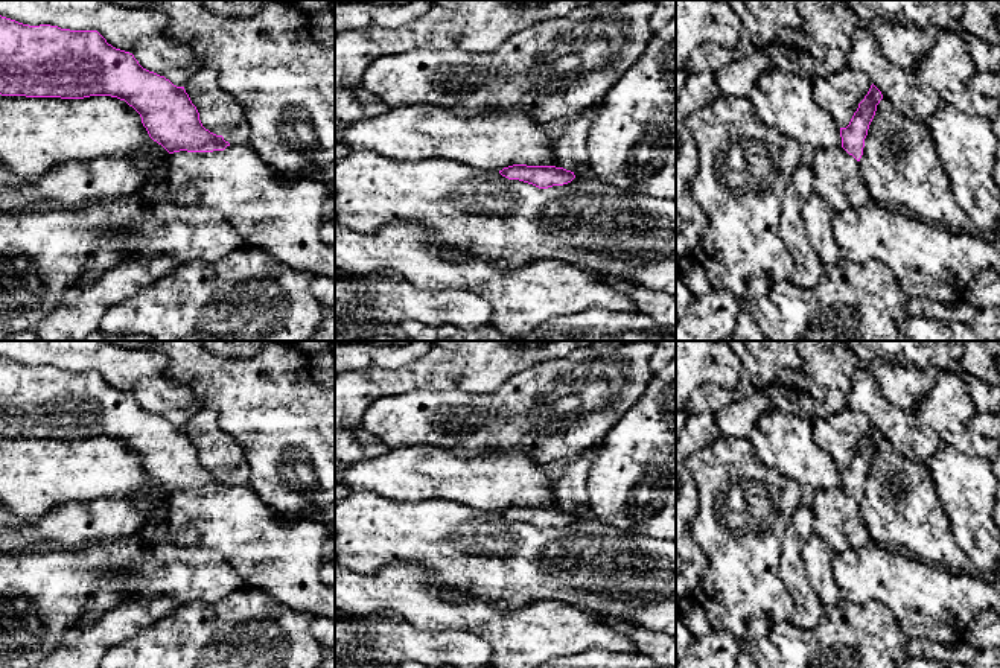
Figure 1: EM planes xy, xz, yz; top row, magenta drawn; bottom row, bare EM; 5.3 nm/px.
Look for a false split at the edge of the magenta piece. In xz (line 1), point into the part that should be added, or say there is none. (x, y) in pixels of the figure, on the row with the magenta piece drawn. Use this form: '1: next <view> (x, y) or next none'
1: next xz (583, 171)

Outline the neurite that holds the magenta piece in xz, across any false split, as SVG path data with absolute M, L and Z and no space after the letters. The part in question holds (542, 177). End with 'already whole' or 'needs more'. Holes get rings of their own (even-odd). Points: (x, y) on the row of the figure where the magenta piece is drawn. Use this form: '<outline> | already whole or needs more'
M559 157L553 166L513 164L504 167L499 173L508 180L519 180L539 189L563 186L571 183L575 177L583 178L591 175L588 160L577 170L571 172L562 167L562 160Z | needs more

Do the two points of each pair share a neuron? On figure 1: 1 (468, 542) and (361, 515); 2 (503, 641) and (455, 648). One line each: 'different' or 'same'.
1: same
2: different

